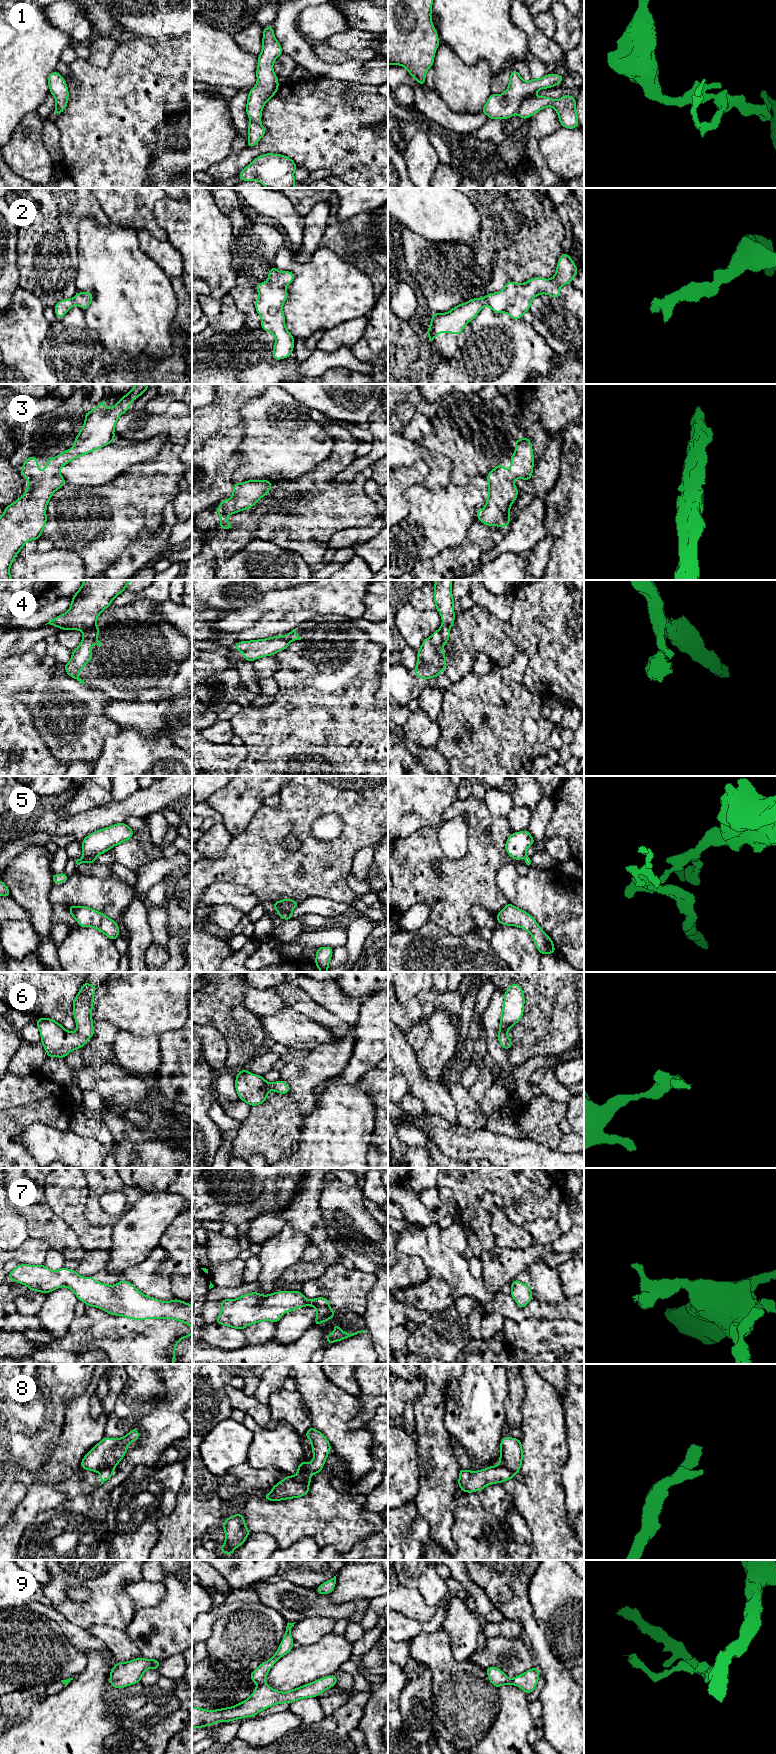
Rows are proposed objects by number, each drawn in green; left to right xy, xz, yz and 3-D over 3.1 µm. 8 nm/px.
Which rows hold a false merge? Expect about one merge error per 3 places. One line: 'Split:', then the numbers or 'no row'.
Split: 1, 4, 5, 8, 9

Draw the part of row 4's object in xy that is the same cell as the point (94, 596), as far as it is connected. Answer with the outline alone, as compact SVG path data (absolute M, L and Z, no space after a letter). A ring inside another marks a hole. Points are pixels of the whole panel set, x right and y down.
M84 580L74 594L69 610L47 624L63 630L84 632L96 624L101 612L110 607L113 599L131 581L133 580Z

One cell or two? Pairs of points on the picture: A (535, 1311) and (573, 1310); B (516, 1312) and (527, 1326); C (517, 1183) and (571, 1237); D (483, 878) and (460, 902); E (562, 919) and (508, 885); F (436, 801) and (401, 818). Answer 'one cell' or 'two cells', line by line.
A: one cell
B: two cells
C: two cells
D: one cell
E: one cell
F: one cell

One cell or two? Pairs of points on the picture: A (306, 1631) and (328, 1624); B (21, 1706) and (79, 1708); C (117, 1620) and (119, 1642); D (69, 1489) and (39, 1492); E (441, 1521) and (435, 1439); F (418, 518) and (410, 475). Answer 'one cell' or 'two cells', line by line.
A: one cell
B: two cells
C: two cells
D: two cells
E: one cell
F: two cells

